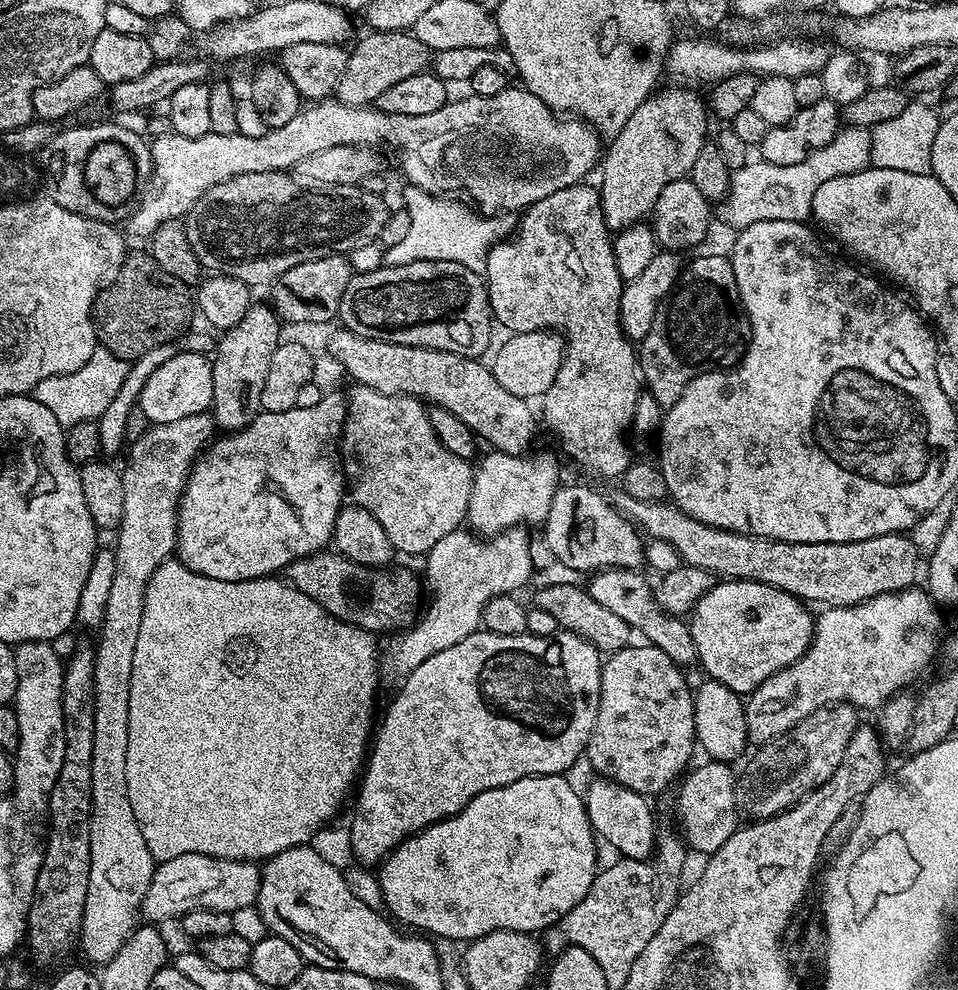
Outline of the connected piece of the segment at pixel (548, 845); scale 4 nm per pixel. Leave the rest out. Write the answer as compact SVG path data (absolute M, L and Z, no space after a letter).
M564 774L558 776L527 776L518 782L510 782L501 788L486 790L475 796L456 816L439 820L436 824L430 825L429 828L423 828L422 831L416 832L412 836L406 836L394 851L384 857L378 868L380 889L384 899L383 907L388 908L386 910L387 915L401 925L413 924L416 927L413 929L419 930L421 933L431 934L436 938L451 938L456 942L461 942L460 940L471 942L498 930L540 934L540 931L543 933L545 930L559 925L561 918L571 908L578 906L578 902L582 902L582 898L586 898L586 890L590 890L598 871L598 863L596 864L598 837L592 831L592 823L588 817L588 808L584 805L583 795L579 791L576 793L575 786L567 780L568 778Z

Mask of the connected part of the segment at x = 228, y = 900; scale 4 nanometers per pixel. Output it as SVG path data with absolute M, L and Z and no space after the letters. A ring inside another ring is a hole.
M178 854L178 858L159 861L146 898L142 898L141 917L148 922L175 921L190 910L232 913L253 907L260 885L260 870L261 865L250 860L223 860L206 854Z

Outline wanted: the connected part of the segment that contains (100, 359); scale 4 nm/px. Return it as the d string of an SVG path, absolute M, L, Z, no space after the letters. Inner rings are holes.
M97 346L85 366L70 374L51 375L50 378L44 378L33 389L32 395L42 406L46 406L54 414L54 418L58 419L59 424L65 428L80 422L96 421L117 396L122 383L129 379L132 372L130 368L132 366L129 361L120 359L105 348Z

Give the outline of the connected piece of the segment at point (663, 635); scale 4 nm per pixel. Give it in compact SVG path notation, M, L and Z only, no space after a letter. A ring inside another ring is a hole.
M606 568L591 577L587 581L588 593L600 603L606 606L612 613L623 618L637 633L640 632L647 643L653 644L666 658L670 658L675 664L687 666L697 663L696 647L692 641L692 625L687 619L667 615L660 609L656 600L653 585L648 585L648 580L643 576L643 571L634 568Z

